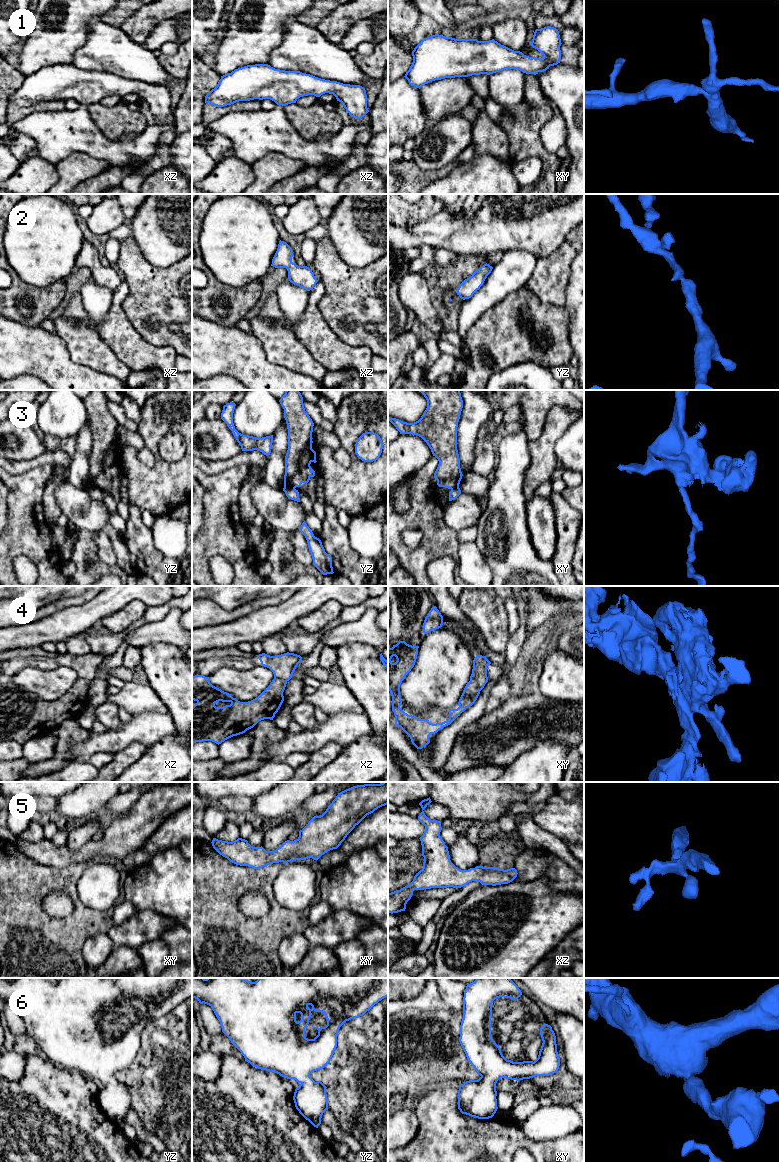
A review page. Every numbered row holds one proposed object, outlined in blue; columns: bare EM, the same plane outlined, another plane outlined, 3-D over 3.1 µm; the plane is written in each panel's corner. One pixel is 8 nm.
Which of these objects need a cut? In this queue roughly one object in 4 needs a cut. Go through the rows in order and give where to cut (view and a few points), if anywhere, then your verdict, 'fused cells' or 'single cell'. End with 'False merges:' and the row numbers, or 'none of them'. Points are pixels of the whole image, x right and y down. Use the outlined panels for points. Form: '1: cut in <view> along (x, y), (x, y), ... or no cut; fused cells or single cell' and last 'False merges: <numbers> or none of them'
1: no cut; single cell
2: no cut; single cell
3: cut in yz along (284, 485), (294, 488); fused cells
4: no cut; single cell
5: no cut; single cell
6: no cut; single cell
False merges: 3

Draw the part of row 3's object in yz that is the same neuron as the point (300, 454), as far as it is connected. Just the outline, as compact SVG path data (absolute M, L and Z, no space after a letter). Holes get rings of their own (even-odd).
M286 390L279 400L284 409L284 418L288 429L288 450L285 456L285 487L300 487L302 483L308 483L315 471L311 468L312 462L316 463L316 452L312 449L312 432L314 423L305 411L303 397L298 390Z

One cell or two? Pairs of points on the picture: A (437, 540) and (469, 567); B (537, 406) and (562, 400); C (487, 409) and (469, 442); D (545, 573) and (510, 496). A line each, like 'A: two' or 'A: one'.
A: two
B: one
C: one
D: one

